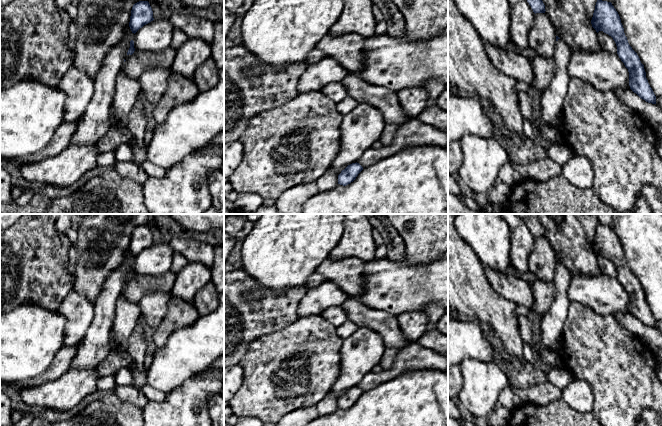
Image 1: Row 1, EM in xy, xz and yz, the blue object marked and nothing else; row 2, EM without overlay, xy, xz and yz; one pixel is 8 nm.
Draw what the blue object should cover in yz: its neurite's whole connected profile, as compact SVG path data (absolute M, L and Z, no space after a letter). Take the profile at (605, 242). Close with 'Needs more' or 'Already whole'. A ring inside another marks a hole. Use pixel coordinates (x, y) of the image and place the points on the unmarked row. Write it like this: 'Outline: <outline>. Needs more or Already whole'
Outline: M597 224L591 248L597 257L603 255L615 265L617 278L629 296L630 313L646 326L656 328L656 320L646 302L644 289L629 269L620 240L611 226Z. Already whole

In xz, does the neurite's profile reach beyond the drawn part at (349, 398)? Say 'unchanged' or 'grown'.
unchanged

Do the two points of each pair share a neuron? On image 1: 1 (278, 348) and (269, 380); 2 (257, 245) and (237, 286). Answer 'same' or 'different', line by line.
1: same
2: different

